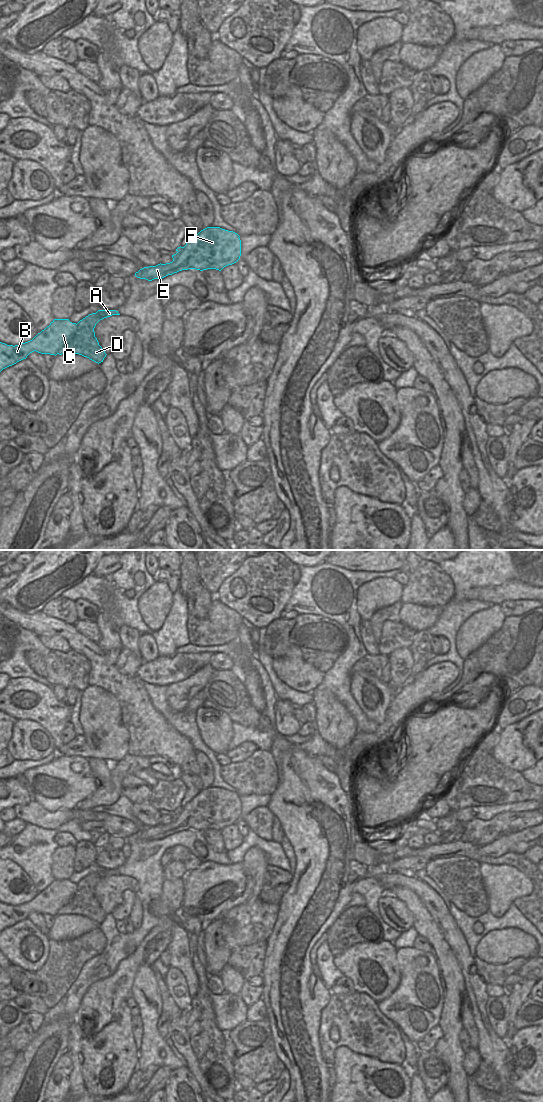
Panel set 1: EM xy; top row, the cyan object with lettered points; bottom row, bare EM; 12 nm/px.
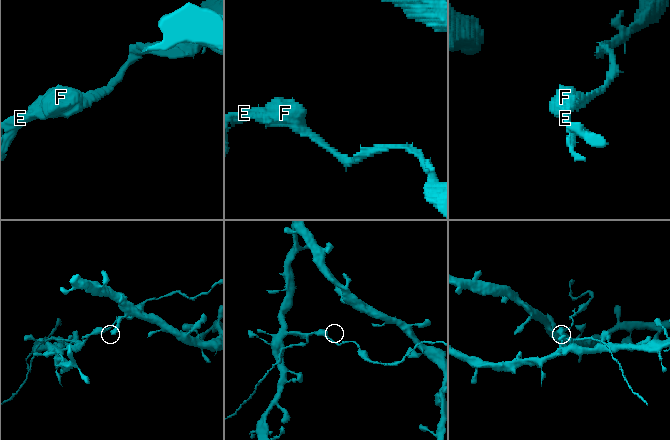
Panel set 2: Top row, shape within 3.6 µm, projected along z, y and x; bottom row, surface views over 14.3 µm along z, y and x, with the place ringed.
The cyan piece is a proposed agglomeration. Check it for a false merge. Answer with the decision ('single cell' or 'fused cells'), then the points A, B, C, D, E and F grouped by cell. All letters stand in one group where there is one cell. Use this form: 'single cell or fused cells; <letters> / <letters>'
fused cells; A D E F / B C

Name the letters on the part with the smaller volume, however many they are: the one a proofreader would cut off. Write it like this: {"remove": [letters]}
{"remove": ["A", "D", "E", "F"]}

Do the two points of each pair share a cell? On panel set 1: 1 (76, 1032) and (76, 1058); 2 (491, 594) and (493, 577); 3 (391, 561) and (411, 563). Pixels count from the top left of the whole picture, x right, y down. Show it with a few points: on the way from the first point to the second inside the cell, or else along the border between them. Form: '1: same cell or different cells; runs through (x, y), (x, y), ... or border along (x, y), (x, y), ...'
1: same cell; runs through (75, 1038), (75, 1052)
2: different cells; border along (515, 579), (499, 585), (476, 586), (469, 590)
3: different cells; border along (405, 562), (407, 572)

